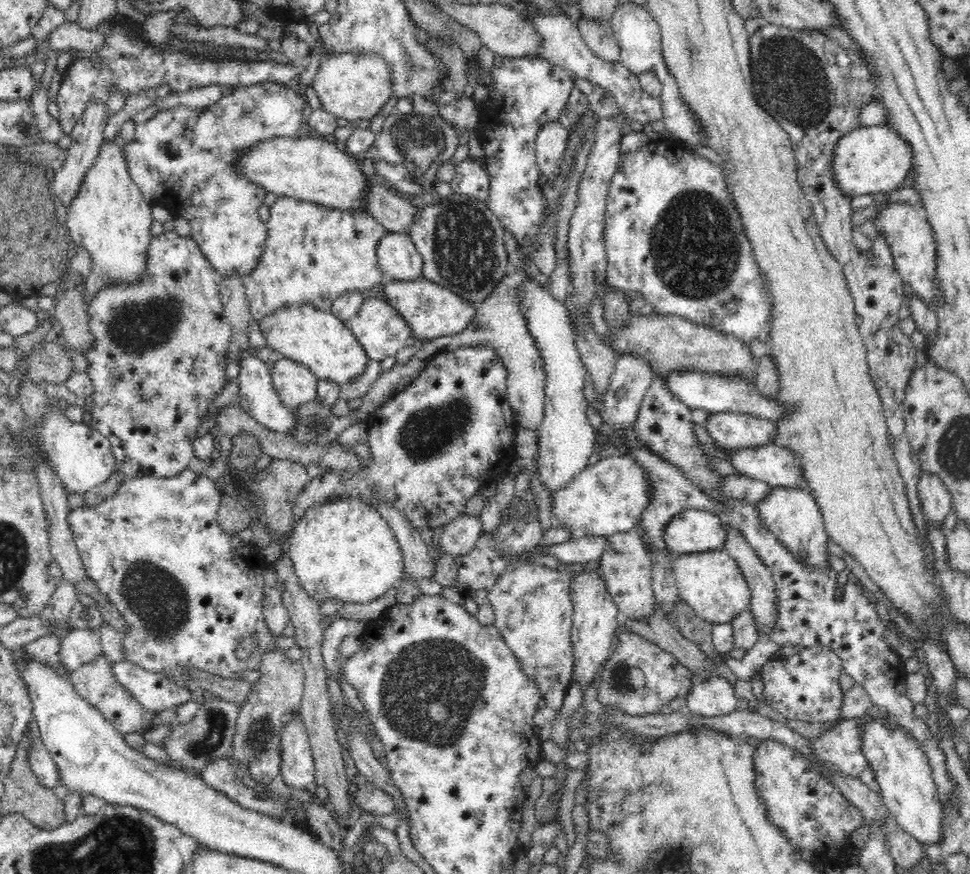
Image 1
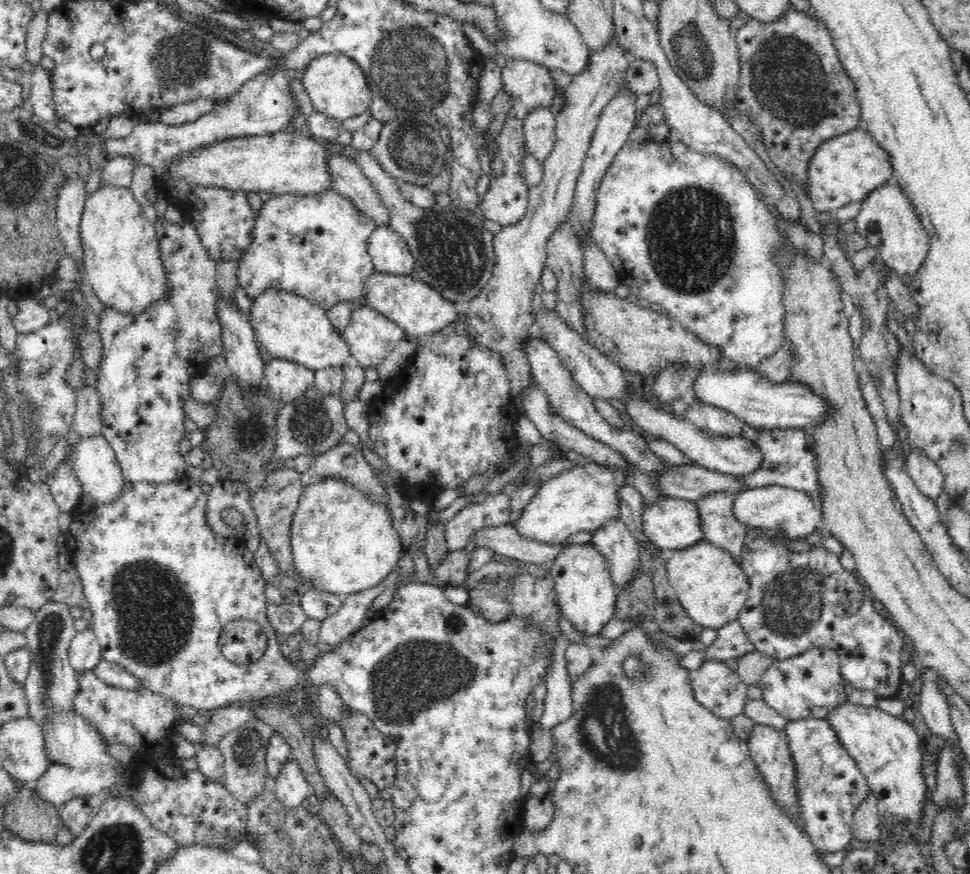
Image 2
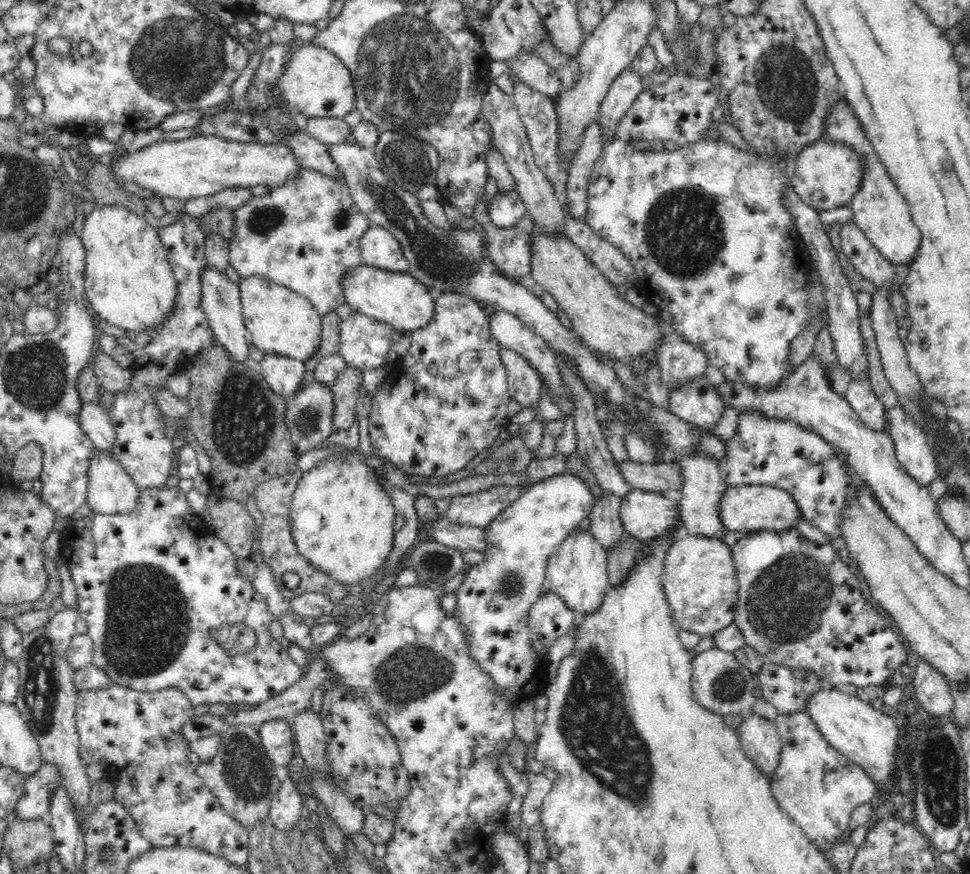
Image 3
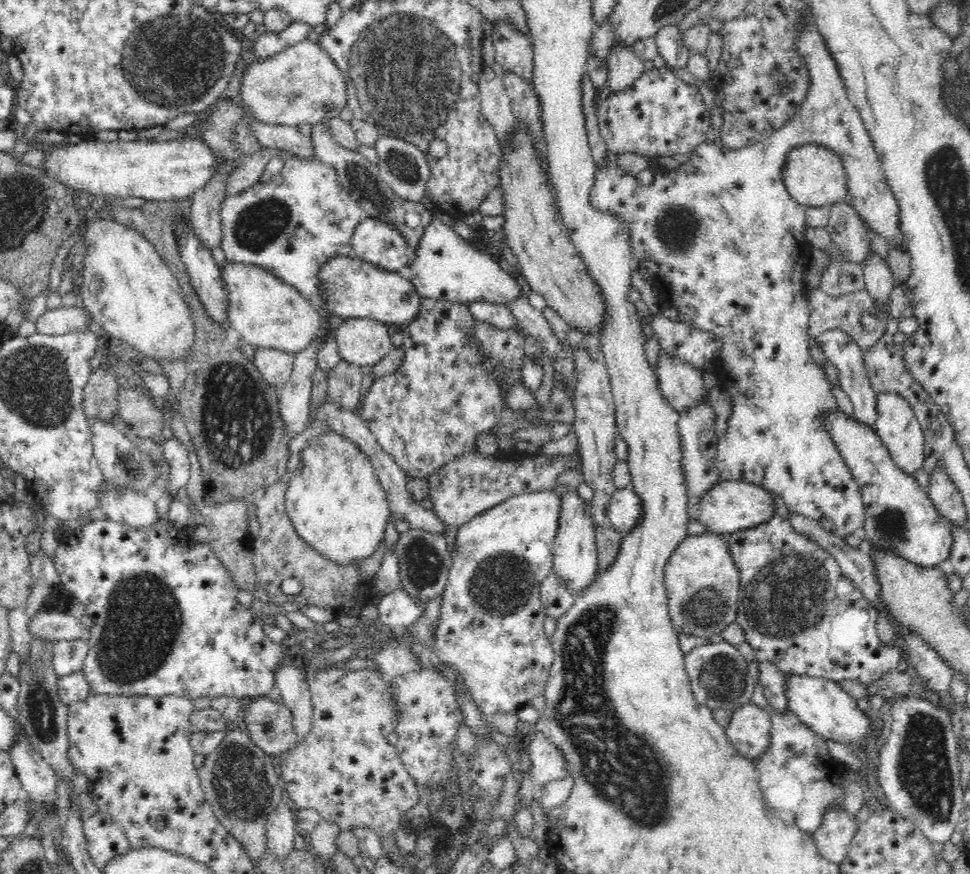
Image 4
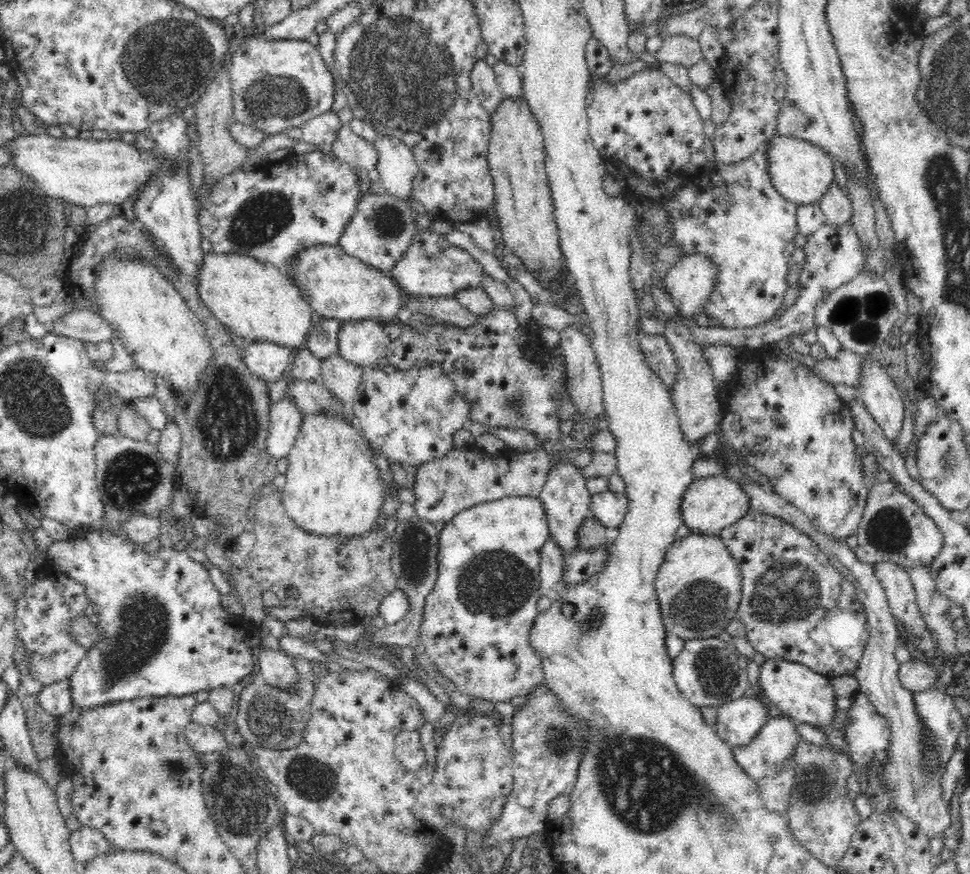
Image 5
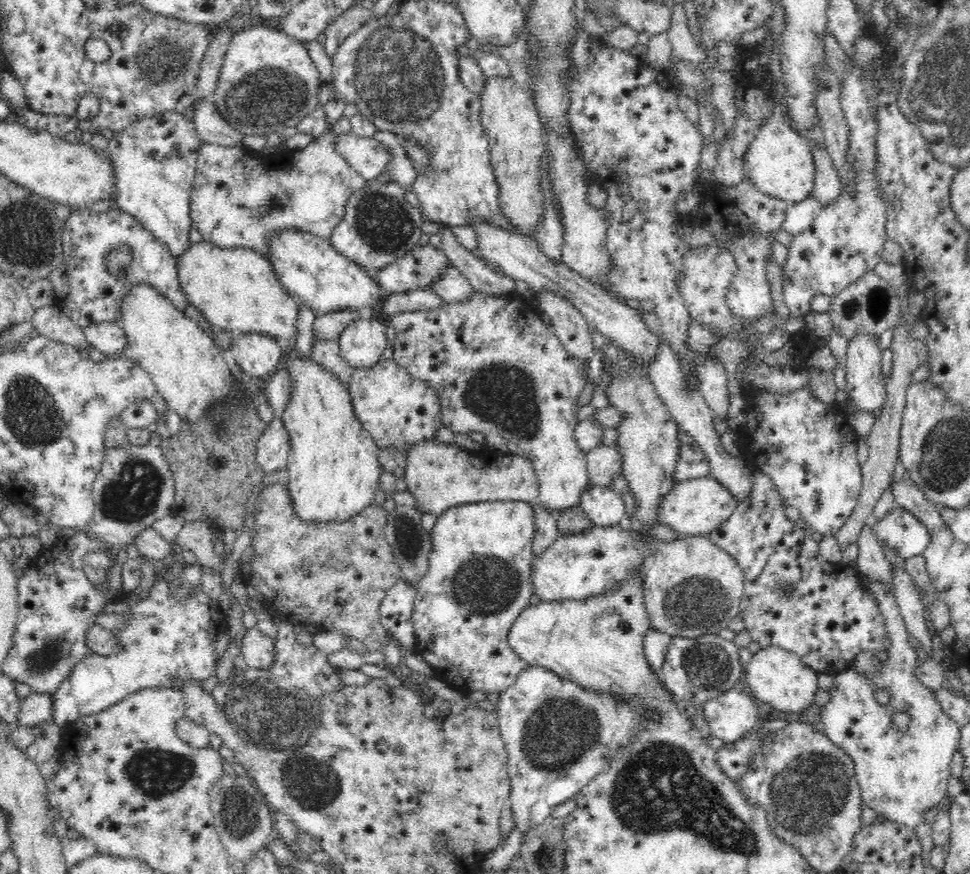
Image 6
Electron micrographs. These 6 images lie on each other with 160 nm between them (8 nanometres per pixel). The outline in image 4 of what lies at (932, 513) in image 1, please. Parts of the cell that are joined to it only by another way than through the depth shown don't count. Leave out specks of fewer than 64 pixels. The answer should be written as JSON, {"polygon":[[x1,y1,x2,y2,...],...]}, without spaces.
{"polygon":[[896,392,877,393,876,433,890,452,896,467,912,476,924,466,924,435,913,408]]}

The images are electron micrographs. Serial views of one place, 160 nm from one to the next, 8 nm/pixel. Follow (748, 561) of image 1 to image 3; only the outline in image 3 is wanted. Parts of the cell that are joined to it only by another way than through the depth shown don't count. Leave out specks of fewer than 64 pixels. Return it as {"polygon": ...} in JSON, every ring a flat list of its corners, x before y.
{"polygon":[[692,452,684,458,679,458,678,462,682,468,682,490,677,499,685,534,723,540,728,529,722,525,720,519,720,503,728,484,720,475,719,461,703,452]]}

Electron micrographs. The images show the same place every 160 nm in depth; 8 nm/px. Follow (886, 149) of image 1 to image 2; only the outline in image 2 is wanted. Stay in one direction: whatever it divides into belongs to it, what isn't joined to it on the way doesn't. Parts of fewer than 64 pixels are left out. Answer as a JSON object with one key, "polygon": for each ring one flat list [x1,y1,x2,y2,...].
{"polygon":[[855,129,830,137,815,150,807,168,805,190,816,213,833,212,850,202,862,200,893,175,889,154,878,146,868,131]]}

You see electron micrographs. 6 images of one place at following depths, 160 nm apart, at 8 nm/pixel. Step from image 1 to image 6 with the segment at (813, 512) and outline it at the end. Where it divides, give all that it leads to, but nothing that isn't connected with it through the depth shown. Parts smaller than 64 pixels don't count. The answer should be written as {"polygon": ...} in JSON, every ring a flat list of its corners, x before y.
{"polygon":[[713,477,693,479,676,486,663,497,658,510,660,525,670,527,682,537,706,535,728,520,738,508,739,500]]}

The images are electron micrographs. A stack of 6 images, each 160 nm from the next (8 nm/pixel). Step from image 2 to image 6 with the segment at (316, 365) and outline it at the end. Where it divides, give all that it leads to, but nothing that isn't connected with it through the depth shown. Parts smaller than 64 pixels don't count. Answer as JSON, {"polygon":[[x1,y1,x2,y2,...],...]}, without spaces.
{"polygon":[[202,241,190,246,182,256,176,259,179,284,189,304,196,307,210,324,220,326,235,335,257,332,270,335,274,339,281,336,295,338,296,321,301,303,284,290,266,257,248,248,219,248,211,242]]}

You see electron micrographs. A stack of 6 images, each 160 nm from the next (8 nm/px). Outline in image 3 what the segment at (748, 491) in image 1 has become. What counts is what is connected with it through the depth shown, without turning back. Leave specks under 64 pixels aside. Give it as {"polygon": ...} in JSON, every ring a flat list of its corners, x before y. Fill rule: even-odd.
{"polygon":[[502,347,499,352,508,375,509,393,522,407,533,406,538,411,538,398,542,386,541,376,526,358],[671,457,664,463,653,464,640,464,628,460,616,466,626,483,633,488,654,493,667,492,674,496,679,496,682,490,682,468,678,459]]}

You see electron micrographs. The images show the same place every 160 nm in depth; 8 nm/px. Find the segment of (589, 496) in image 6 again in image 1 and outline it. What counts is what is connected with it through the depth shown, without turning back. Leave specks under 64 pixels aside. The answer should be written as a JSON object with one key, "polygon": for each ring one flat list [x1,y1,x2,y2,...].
{"polygon":[[686,509,673,516,664,528,663,540,667,550,678,555,722,549,726,538,725,519,709,511]]}

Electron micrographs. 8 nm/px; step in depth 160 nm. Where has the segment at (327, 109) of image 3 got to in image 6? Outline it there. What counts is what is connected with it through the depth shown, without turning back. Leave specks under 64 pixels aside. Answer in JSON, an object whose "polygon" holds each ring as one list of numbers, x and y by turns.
{"polygon":[[256,25,234,34,224,55,213,102,232,128,244,135,281,134,320,106,318,70,307,47,270,26]]}

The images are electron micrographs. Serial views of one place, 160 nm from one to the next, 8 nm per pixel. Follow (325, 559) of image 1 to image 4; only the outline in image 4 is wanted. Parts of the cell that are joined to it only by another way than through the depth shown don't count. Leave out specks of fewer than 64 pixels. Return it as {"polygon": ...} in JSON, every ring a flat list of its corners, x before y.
{"polygon":[[332,429,308,441,293,472,285,508,294,529,328,560,340,565,368,558,384,538,390,504,368,456]]}

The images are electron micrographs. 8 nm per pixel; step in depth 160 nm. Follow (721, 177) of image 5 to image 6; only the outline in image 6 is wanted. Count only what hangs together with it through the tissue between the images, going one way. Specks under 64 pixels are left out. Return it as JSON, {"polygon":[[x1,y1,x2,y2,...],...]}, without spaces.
{"polygon":[[747,178,732,188,723,188,715,183,704,187,706,199,696,208,694,215,684,218,684,221,708,227,715,237,716,246,734,255,738,272,726,292,728,308,735,318,757,322,764,314,775,312,770,285,766,279,766,258,772,256,773,242,776,242,770,232,780,230,789,203,760,192]]}

